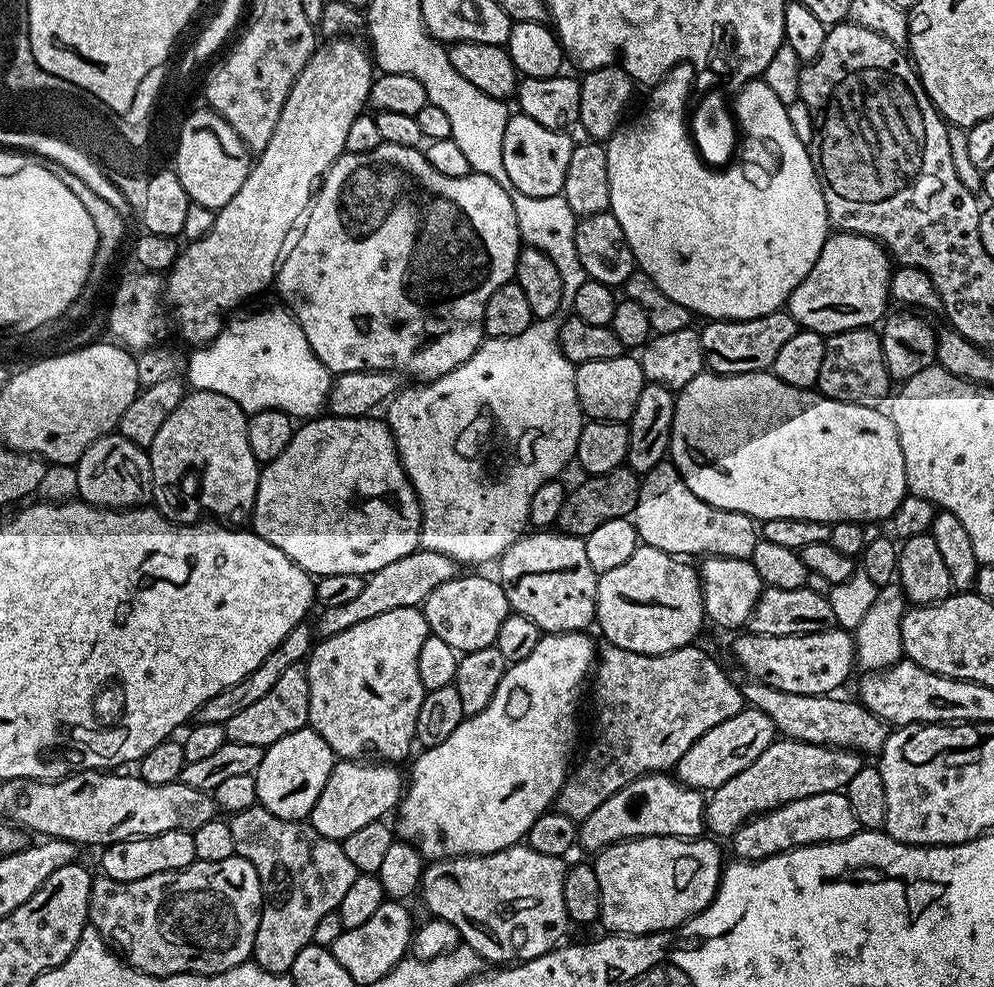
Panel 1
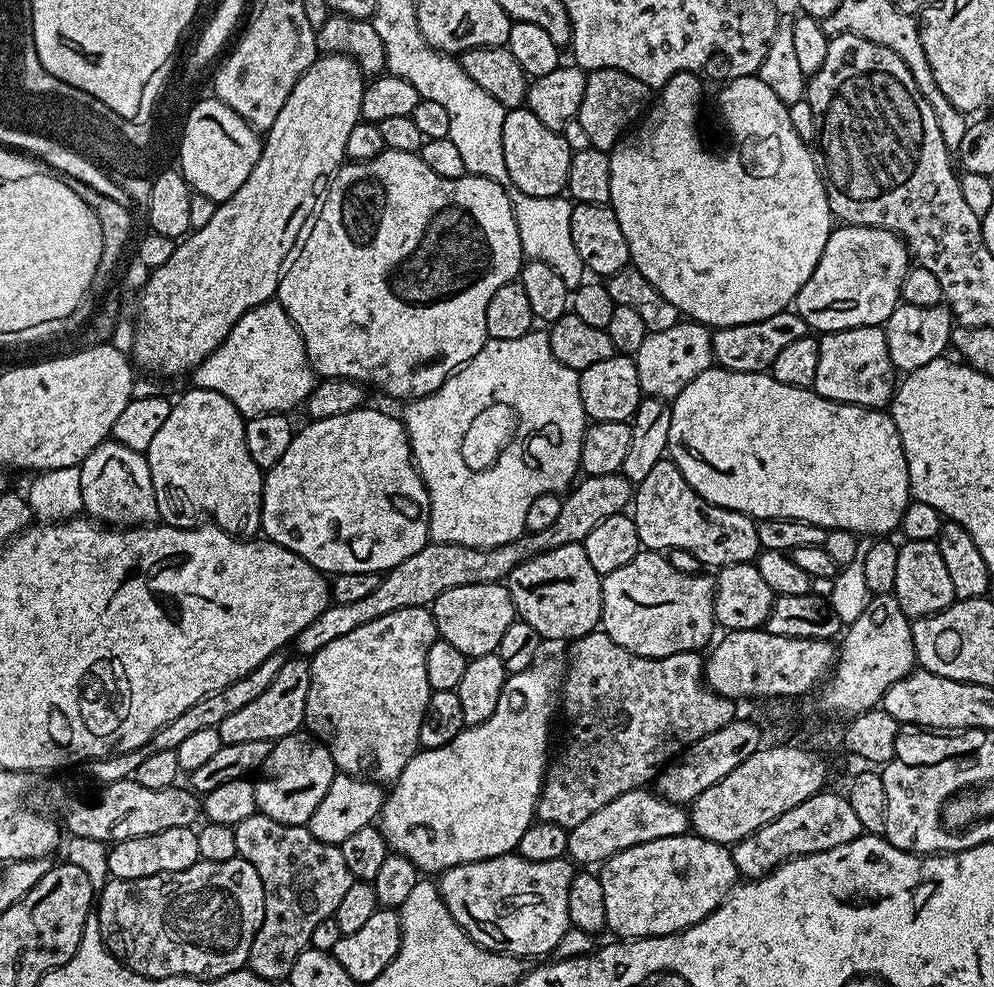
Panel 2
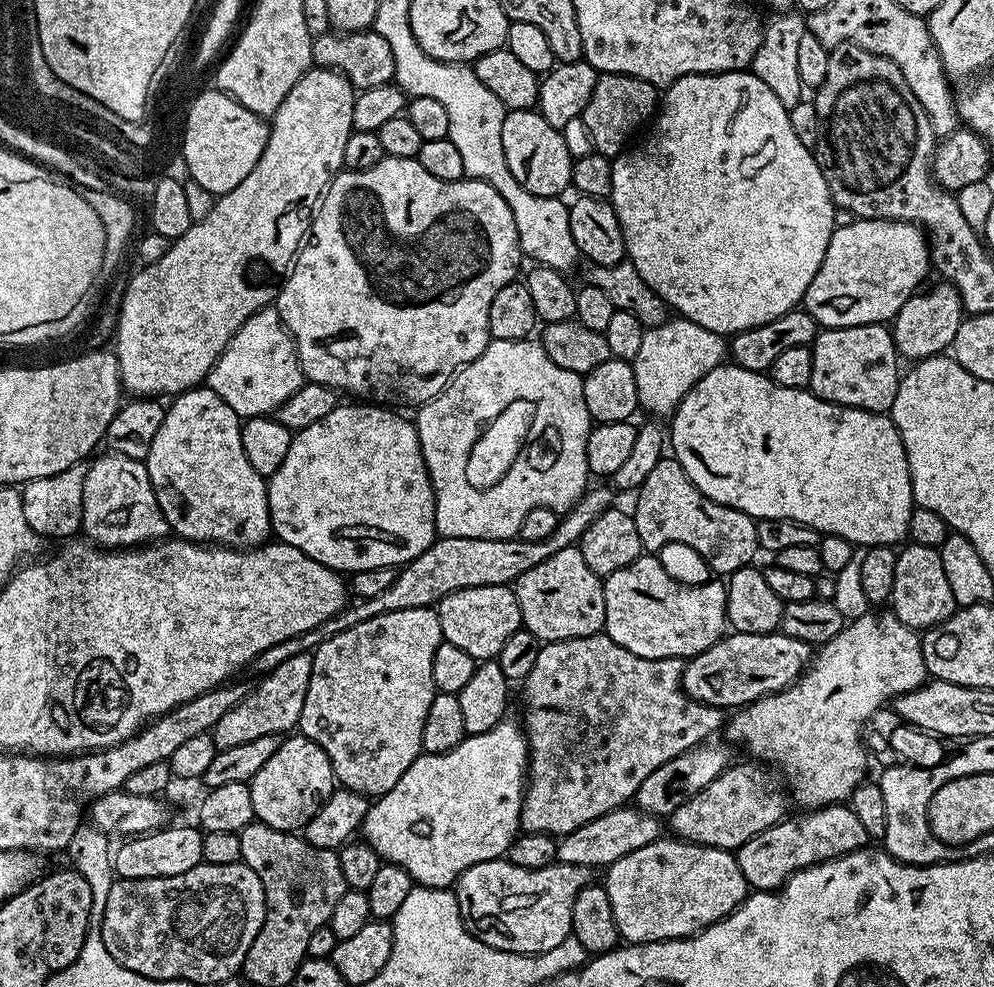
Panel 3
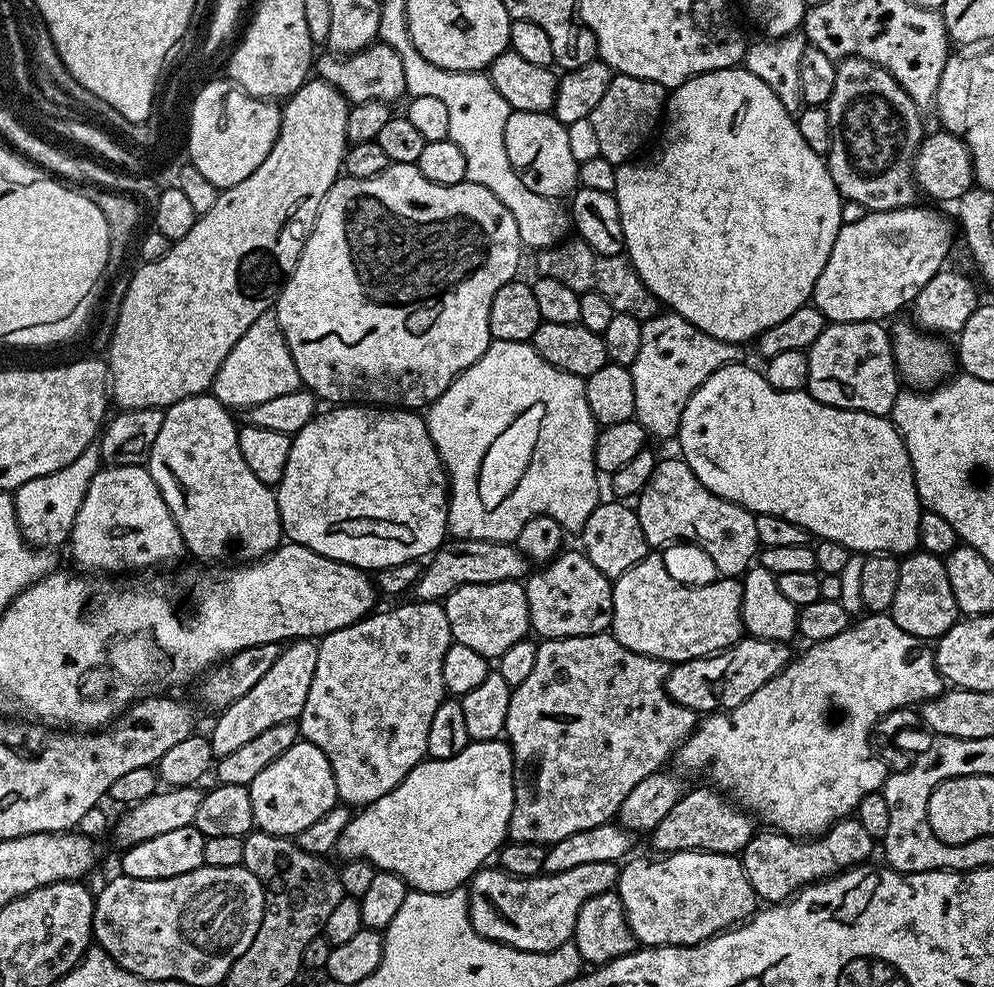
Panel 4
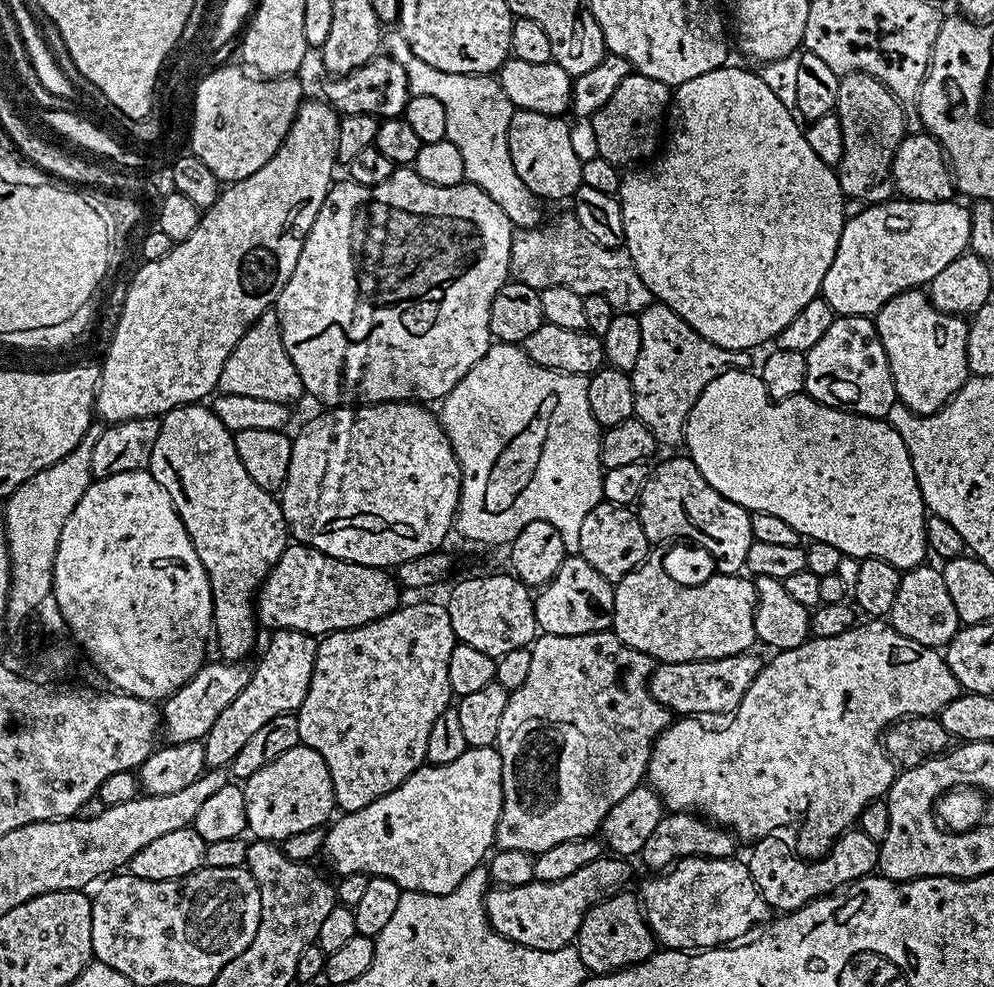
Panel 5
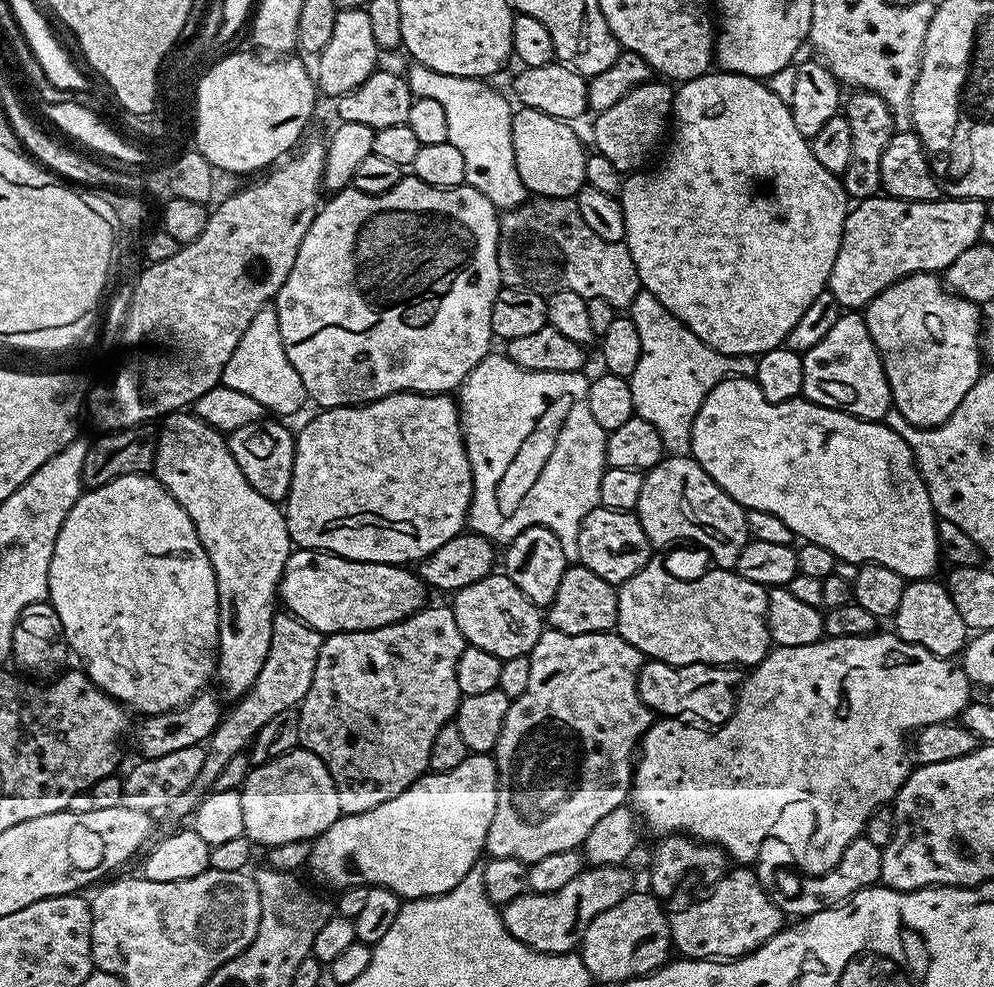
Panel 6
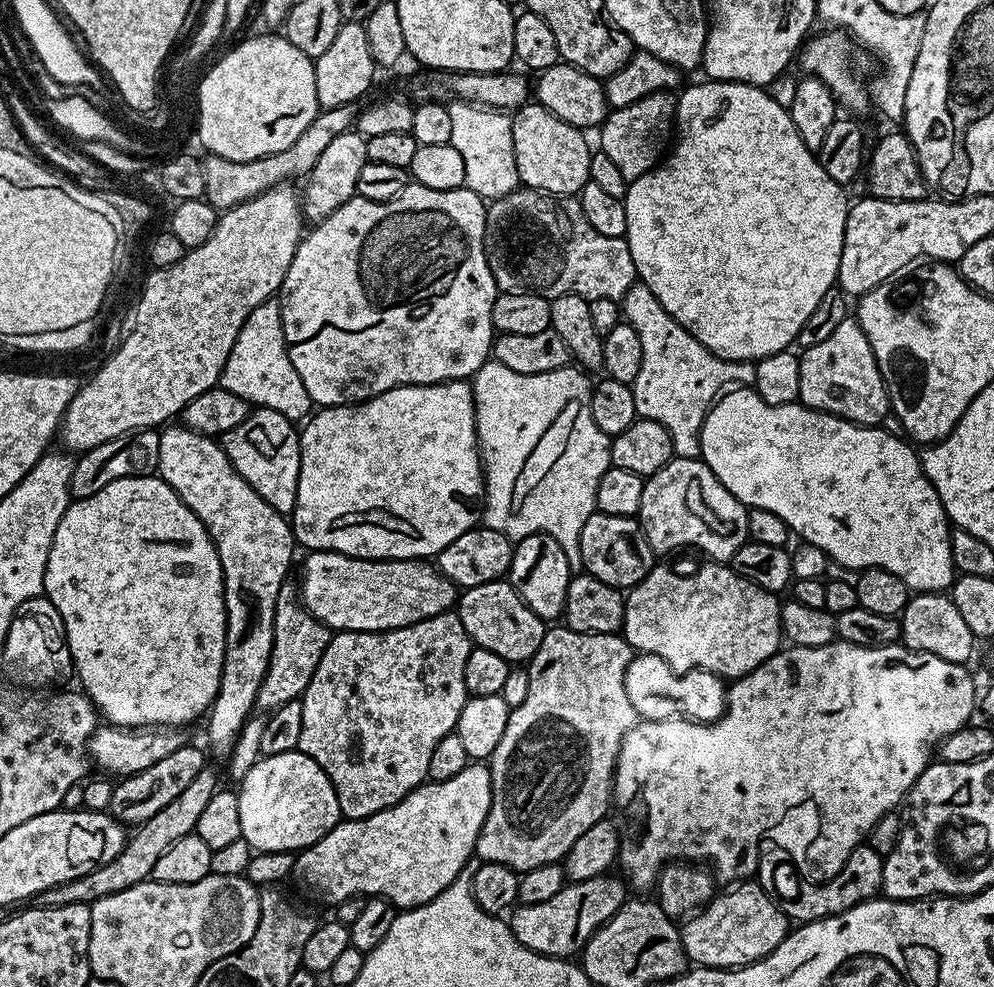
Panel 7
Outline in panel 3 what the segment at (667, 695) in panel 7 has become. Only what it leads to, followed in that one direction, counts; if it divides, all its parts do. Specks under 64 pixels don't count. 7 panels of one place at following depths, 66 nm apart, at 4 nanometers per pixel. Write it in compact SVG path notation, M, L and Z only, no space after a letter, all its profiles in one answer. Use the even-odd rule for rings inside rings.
M779 630L766 634L726 634L710 650L691 657L684 665L684 689L690 698L721 710L739 710L798 679L814 655L813 645L790 638Z

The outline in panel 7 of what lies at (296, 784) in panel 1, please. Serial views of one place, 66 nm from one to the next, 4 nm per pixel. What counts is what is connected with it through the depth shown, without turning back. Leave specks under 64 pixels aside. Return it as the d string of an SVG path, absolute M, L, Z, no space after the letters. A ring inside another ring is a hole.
M287 752L273 756L261 756L250 774L238 784L238 822L240 835L256 852L294 852L308 848L322 838L342 817L338 806L338 794L322 766L301 752Z

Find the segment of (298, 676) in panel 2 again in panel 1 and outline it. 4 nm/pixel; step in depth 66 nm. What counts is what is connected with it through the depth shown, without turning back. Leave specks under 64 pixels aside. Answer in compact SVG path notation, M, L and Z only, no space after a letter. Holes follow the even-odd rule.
M303 663L290 666L284 671L278 683L254 706L241 710L235 718L230 718L224 726L224 735L228 740L243 742L245 746L258 746L265 749L269 744L278 742L278 738L286 738L286 734L294 734L294 730L305 727L308 723L308 707L310 706L310 682L308 670Z

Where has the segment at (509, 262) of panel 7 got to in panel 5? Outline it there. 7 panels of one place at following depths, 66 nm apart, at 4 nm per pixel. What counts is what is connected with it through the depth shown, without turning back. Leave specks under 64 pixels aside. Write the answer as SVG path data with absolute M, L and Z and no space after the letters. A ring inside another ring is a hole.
M574 214L556 216L553 220L522 228L512 233L510 246L510 272L515 283L525 284L534 289L550 286L566 286L574 294L586 297L602 294L615 312L637 315L654 302L652 291L638 278L634 258L630 258L627 248L607 248L598 246L578 222Z

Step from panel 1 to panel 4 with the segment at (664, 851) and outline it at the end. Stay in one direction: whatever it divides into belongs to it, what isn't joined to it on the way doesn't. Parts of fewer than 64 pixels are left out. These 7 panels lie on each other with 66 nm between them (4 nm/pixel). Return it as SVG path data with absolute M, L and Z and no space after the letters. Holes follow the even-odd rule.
M669 852L655 858L657 860L629 859L620 868L620 879L616 881L614 889L620 896L628 924L641 945L650 948L683 948L686 944L701 944L720 932L727 932L745 923L757 911L758 897L754 886L750 886L750 878L746 878L746 870L739 855Z

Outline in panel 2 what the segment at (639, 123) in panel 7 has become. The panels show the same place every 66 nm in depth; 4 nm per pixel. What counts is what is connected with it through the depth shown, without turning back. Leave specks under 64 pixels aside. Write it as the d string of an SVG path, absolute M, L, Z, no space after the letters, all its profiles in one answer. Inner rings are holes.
M593 68L586 78L586 94L582 94L582 106L576 120L591 147L611 153L623 141L629 129L645 115L649 104L650 90L638 82L634 74L626 74L617 68Z

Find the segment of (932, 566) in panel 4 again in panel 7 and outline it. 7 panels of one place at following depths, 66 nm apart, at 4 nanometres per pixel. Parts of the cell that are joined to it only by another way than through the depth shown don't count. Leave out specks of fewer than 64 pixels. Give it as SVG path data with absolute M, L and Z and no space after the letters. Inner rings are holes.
M917 592L909 595L908 605L898 617L900 621L900 640L905 648L913 648L916 652L934 654L938 658L946 658L946 662L967 665L978 644L977 637L973 636L970 626L966 626L958 606L954 606L951 595L944 592Z

